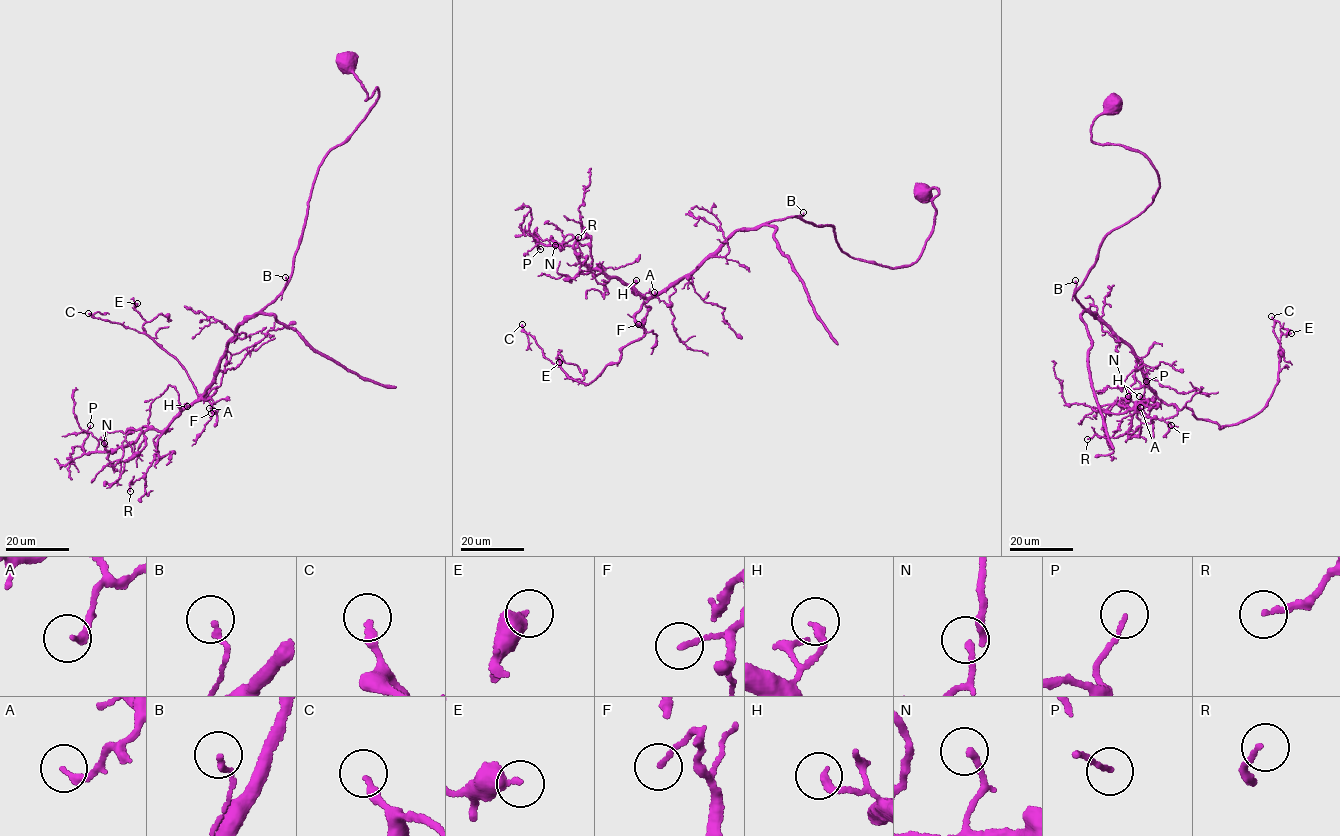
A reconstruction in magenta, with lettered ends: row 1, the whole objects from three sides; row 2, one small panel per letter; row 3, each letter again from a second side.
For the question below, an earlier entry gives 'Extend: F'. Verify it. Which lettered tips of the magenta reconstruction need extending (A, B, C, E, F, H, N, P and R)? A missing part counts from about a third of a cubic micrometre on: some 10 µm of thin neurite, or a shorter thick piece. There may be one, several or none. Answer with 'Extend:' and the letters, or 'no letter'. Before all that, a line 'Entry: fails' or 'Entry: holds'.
Entry: fails
Extend: N

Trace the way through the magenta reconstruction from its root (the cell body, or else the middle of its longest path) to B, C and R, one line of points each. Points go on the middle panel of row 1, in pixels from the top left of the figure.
B: (924, 193), (938, 192), (933, 230), (920, 257), (897, 268), (850, 257), (833, 227), (807, 223), (803, 212)
C: (924, 193), (933, 230), (897, 268), (794, 216), (738, 230), (587, 384), (522, 324)
R: (924, 193), (938, 192), (933, 230), (897, 268), (790, 217), (738, 230), (647, 298), (595, 276), (578, 237)

